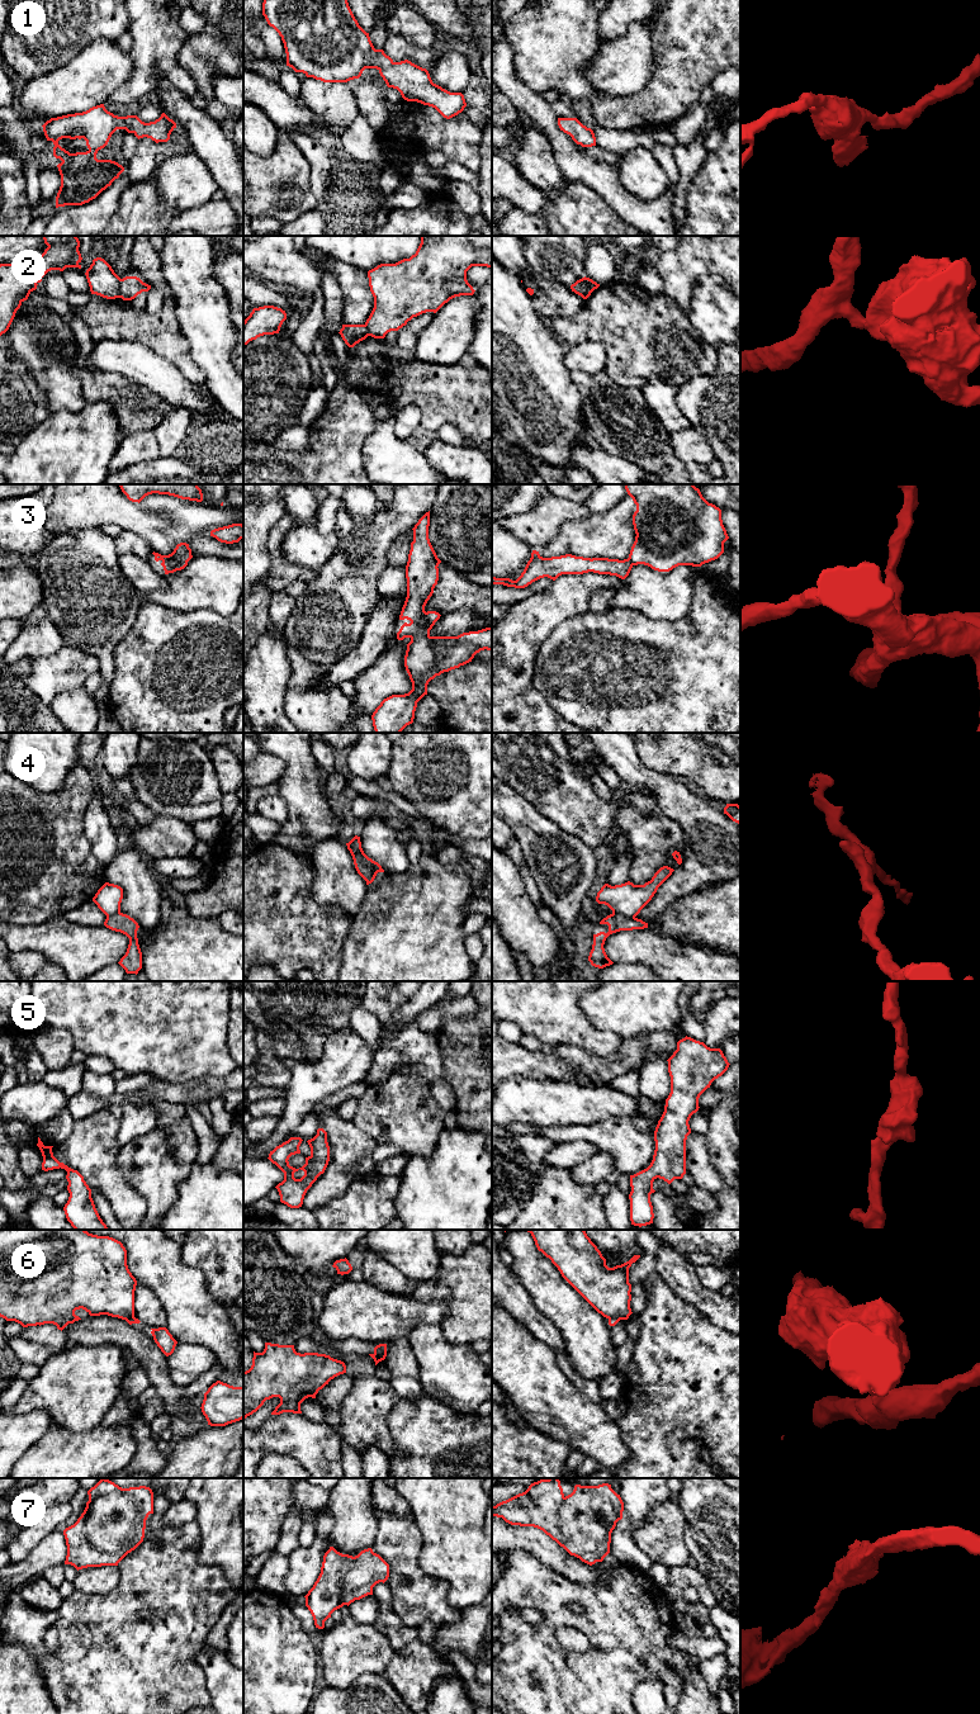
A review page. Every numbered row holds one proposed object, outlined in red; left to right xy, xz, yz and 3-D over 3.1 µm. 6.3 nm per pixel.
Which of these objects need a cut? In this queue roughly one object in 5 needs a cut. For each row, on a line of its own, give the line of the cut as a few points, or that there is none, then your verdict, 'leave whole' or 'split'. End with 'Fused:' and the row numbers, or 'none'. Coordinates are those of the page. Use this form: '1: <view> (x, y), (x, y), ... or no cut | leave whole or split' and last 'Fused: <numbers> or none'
1: no cut | leave whole
2: yz (583, 278), (588, 287), (588, 296) | split
3: no cut | leave whole
4: xz (351, 853), (355, 853), (370, 870), (372, 875), (367, 880) | split
5: no cut | leave whole
6: yz (609, 1317), (619, 1320) | split
7: no cut | leave whole
Fused: 2, 4, 6

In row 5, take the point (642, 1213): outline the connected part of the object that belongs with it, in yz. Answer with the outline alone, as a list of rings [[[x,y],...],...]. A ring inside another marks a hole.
[[[687,1036],[677,1042],[677,1050],[667,1061],[671,1093],[654,1131],[653,1160],[647,1169],[630,1175],[630,1221],[639,1227],[653,1223],[653,1182],[659,1178],[671,1184],[686,1174],[688,1121],[700,1108],[700,1095],[730,1065],[720,1048],[710,1048]]]

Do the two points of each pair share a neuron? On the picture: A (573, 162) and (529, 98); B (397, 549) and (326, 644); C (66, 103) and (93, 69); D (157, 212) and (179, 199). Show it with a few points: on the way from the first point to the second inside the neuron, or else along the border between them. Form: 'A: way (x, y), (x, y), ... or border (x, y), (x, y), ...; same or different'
A: way (563, 146), (543, 114); same
B: border (401, 535), (387, 552), (387, 564); different
C: way (70, 94), (86, 77); same
D: border (155, 178), (159, 197), (180, 212); different

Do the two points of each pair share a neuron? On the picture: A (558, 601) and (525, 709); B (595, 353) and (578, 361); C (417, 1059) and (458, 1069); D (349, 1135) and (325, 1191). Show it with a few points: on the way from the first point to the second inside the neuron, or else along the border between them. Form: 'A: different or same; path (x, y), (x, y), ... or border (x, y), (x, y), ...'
A: same; path (531, 628), (526, 633), (525, 682)
B: same; path (591, 356), (582, 358)
C: different; border (436, 1036), (444, 1079)
D: same; path (346, 1149), (337, 1177)

